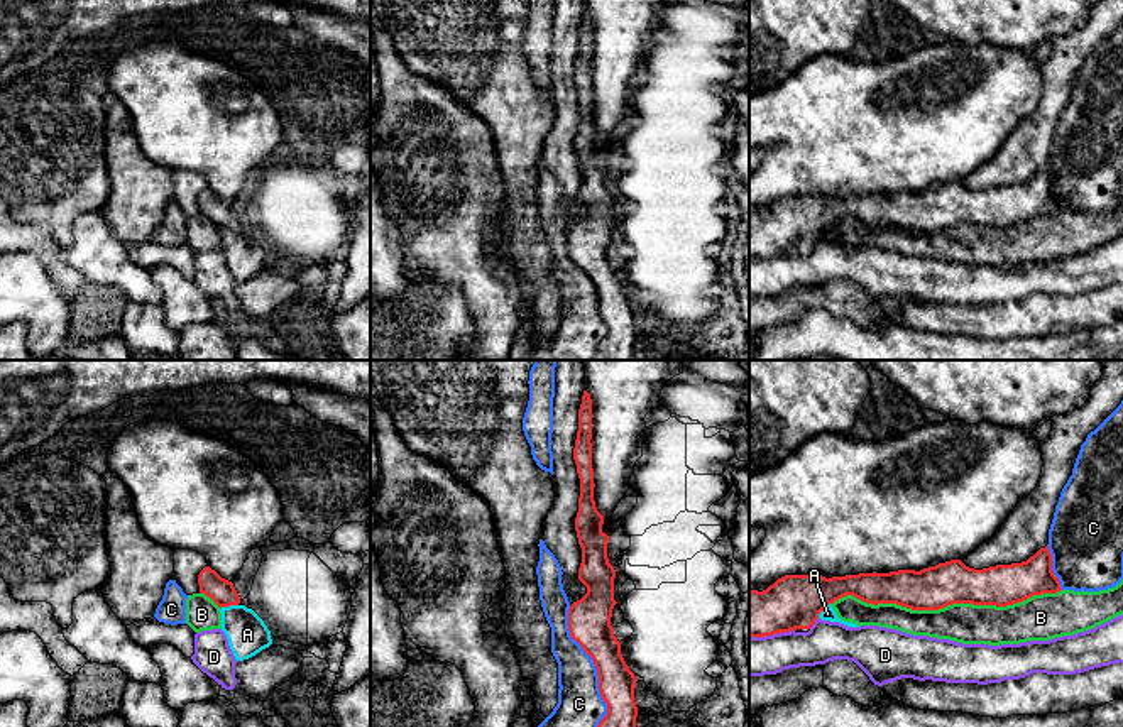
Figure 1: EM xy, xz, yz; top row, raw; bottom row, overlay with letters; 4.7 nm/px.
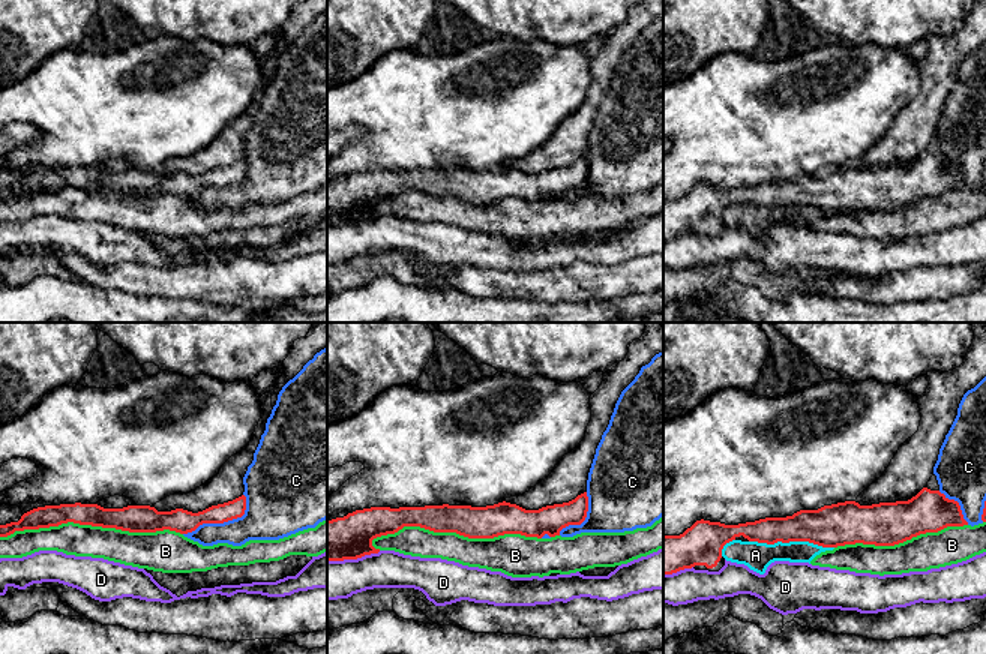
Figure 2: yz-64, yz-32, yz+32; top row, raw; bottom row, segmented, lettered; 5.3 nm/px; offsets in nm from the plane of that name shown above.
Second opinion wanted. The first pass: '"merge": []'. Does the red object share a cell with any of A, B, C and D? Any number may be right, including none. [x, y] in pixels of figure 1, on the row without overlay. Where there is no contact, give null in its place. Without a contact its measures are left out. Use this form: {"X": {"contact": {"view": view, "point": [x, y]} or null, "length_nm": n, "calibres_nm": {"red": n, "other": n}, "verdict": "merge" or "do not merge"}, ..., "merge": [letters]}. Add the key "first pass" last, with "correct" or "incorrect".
{"A": {"contact": {"view": "xy", "point": [229, 227]}, "length_nm": 90, "calibres_nm": {"red": 120, "other": 200}, "verdict": "do not merge"}, "B": {"contact": {"view": "yz", "point": [944, 227]}, "length_nm": 1100, "calibres_nm": {"red": 200, "other": 190}, "verdict": "do not merge"}, "C": {"contact": {"view": "xz", "point": [597, 293]}, "length_nm": 650, "calibres_nm": {"red": 200, "other": 220}, "verdict": "do not merge"}, "D": {"contact": {"view": "yz", "point": [772, 256]}, "length_nm": 220, "calibres_nm": {"red": 260, "other": 190}, "verdict": "do not merge"}, "merge": [], "first pass": "correct"}

